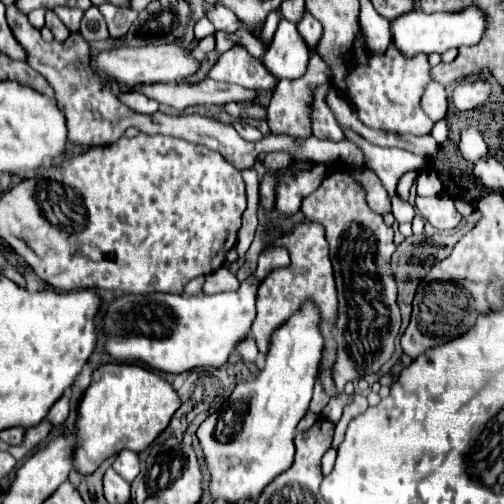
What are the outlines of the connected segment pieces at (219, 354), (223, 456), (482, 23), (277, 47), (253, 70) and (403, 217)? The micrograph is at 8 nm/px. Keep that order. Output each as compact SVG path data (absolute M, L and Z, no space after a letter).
M270 248L268 252L262 252L258 268L246 276L240 282L240 288L234 292L220 292L212 296L156 292L148 296L122 296L114 300L102 318L108 354L116 362L144 364L170 374L226 364L236 344L250 336L250 326L256 316L254 300L258 284L268 274L268 268L284 266L288 260L290 258L284 248Z
M306 300L276 332L272 334L270 348L266 352L266 368L260 370L252 382L240 382L220 410L210 414L198 428L198 438L204 452L204 462L212 474L210 490L214 498L226 498L238 502L246 498L258 498L266 484L270 484L280 472L288 470L294 460L294 432L296 424L308 410L312 400L312 388L318 380L324 352L324 336L320 330L322 314L312 300Z
M468 6L462 12L436 12L436 14L426 14L420 8L410 10L408 14L398 16L392 22L392 40L394 44L406 54L412 56L416 52L446 52L450 48L460 48L460 46L472 46L482 40L486 32L486 14L480 8Z
M282 18L278 22L270 50L262 58L264 66L276 78L296 80L306 74L308 60L310 60L310 52L304 38L296 32L296 26L292 22Z
M232 48L224 52L208 76L216 82L232 82L248 90L274 90L278 82L262 66L262 62L248 56L244 48Z
M400 196L392 198L392 214L396 218L396 222L412 222L414 218L414 206L408 200L402 200Z

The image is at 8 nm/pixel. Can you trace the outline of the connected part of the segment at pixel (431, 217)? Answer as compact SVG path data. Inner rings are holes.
M418 196L416 208L424 216L424 220L430 222L438 230L452 230L462 220L462 216L454 208L454 202L448 198L440 198L440 196L422 198L422 196Z

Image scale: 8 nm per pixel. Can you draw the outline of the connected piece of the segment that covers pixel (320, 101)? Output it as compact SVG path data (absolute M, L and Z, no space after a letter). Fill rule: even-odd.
M320 84L320 88L314 88L312 92L312 110L310 110L310 120L312 120L312 136L320 140L342 140L344 134L332 114L328 110L330 106L326 104L330 84Z

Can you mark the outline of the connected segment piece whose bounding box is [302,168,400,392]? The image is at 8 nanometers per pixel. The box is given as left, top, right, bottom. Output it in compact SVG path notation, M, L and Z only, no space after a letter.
M336 168L318 190L304 198L302 212L308 220L324 224L326 240L330 244L338 290L338 318L334 324L336 360L332 366L332 380L336 390L342 392L346 382L378 374L394 354L400 330L400 308L396 302L398 288L390 258L396 244L392 242L392 228L384 224L382 216L370 210L362 186L344 168Z

